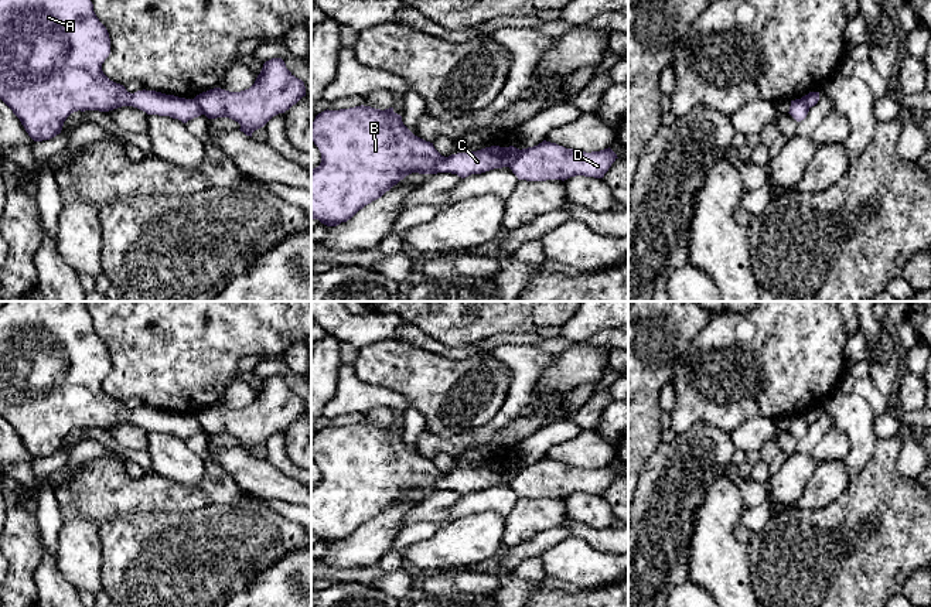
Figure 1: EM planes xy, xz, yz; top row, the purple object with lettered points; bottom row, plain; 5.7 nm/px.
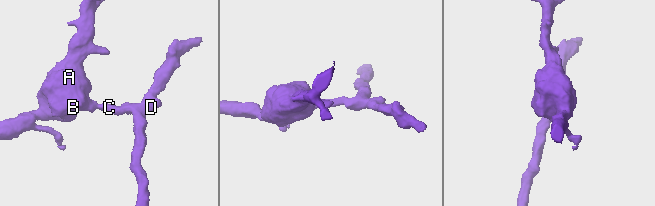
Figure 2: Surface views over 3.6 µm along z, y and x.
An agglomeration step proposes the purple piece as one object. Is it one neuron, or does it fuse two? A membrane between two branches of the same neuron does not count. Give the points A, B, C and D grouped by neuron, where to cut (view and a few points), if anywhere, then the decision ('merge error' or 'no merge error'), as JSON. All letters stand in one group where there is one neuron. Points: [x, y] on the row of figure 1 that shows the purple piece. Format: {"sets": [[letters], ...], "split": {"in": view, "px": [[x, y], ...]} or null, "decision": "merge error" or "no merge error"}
{"sets": [["A", "B", "C"], ["D"]], "split": {"in": "xz", "px": [[519, 150], [518, 156], [508, 166]]}, "decision": "merge error"}

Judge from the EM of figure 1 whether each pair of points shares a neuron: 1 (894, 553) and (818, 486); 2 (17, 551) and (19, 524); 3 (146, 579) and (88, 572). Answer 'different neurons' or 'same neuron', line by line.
1: different neurons
2: same neuron
3: different neurons

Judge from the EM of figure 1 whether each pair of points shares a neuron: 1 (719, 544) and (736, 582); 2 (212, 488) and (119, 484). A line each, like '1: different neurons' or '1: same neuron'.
1: same neuron
2: same neuron

